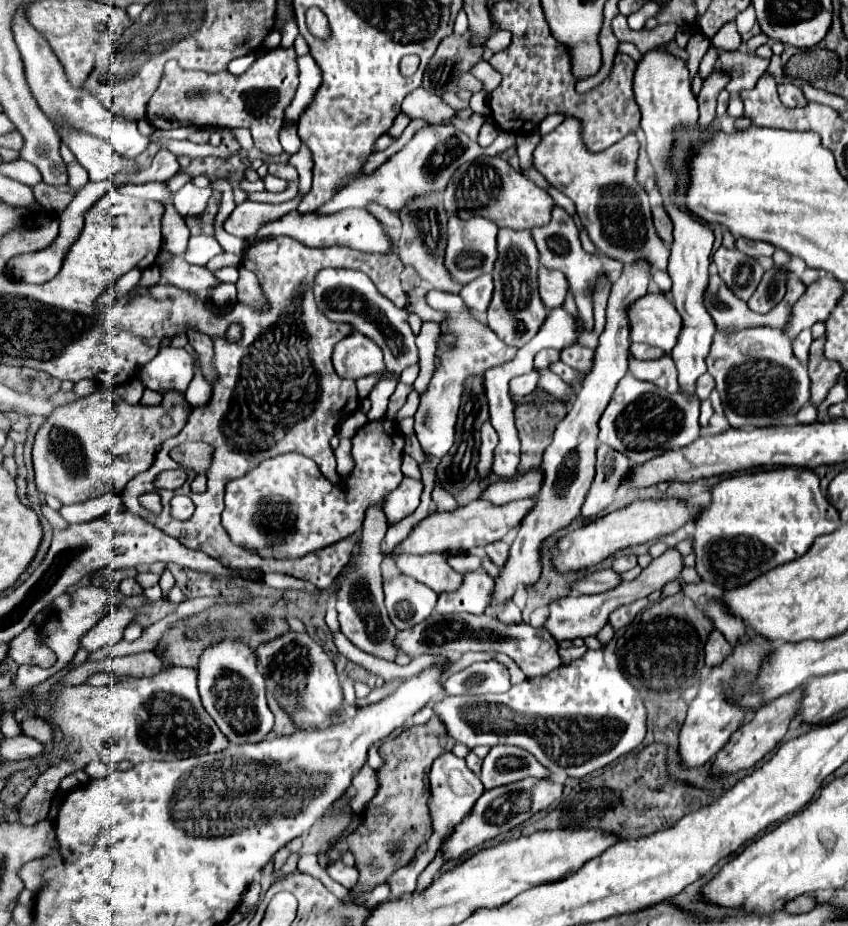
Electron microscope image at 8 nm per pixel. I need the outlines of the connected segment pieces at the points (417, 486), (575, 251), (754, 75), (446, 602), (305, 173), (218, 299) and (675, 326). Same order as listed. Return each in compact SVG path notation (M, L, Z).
M405 477L397 489L393 489L383 503L383 511L391 525L399 523L407 515L411 515L419 507L419 497L423 491L423 483L419 479Z
M561 207L553 209L553 219L549 225L545 227L535 227L531 229L531 235L535 239L535 245L539 249L539 263L547 269L557 269L561 271L567 281L569 281L569 289L575 297L575 303L579 307L579 313L585 321L587 331L593 329L593 291L597 287L597 279L601 273L609 275L611 271L621 271L623 263L613 261L601 253L587 253L581 243L579 243L579 231L575 227L575 221L571 215L567 215Z
M719 51L717 67L729 75L729 83L725 89L729 93L741 93L745 89L753 89L757 79L767 71L769 59L761 59L757 55L745 55L739 51Z
M473 571L463 573L463 583L457 591L439 595L437 611L439 613L473 613L481 615L491 605L491 593L493 593L495 581L485 571Z
M301 147L301 151L297 155L293 155L289 159L289 163L299 171L299 195L305 195L309 193L309 187L311 187L311 167L313 167L313 161L311 161L311 151L307 151L305 147Z
M219 283L215 289L211 289L211 301L219 307L223 307L229 301L237 301L235 299L235 285L233 283Z
M647 293L629 307L631 341L663 349L667 355L677 343L681 317L671 299L661 293Z

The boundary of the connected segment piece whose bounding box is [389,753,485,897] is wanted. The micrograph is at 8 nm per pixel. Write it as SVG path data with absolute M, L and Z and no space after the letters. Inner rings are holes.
M443 753L431 767L429 771L429 785L431 785L431 797L429 797L429 813L433 819L433 833L427 839L427 843L423 843L417 849L417 855L413 857L413 863L407 863L405 867L397 869L391 875L391 893L393 897L401 897L405 893L413 893L415 885L417 885L417 877L419 873L433 861L433 855L437 853L439 845L455 831L455 827L469 815L469 811L473 809L475 801L481 797L481 793L485 791L481 779L465 765L465 759L459 759L451 753Z

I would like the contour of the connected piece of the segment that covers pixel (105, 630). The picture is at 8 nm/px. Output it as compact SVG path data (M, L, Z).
M121 609L121 611L111 611L107 613L93 629L89 629L83 637L81 637L81 647L87 651L97 651L103 649L111 643L117 643L123 639L123 631L129 623L133 623L137 619L137 615L129 609Z

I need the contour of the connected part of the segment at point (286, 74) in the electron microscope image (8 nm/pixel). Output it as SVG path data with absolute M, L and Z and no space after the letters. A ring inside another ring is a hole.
M275 47L275 51L267 51L255 59L255 63L243 75L231 75L229 71L219 71L217 75L209 75L205 71L181 71L175 59L167 61L165 75L147 103L147 119L157 129L175 129L175 127L189 127L189 125L217 125L217 127L247 127L253 135L255 147L259 147L265 155L281 155L279 143L279 129L283 123L283 111L293 101L293 95L299 85L299 69L297 69L297 55L293 49Z

